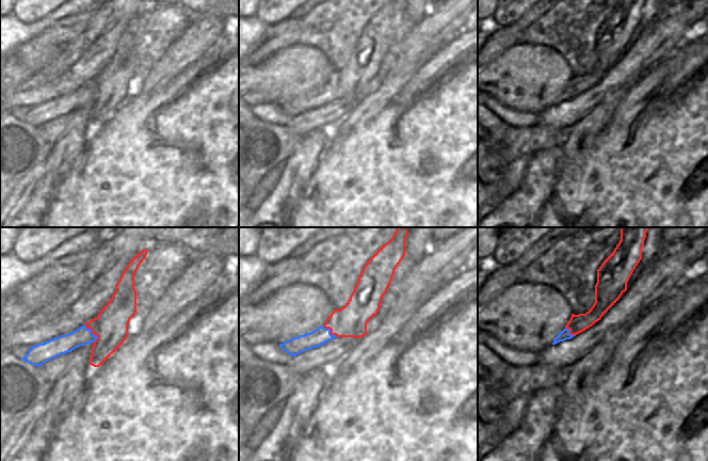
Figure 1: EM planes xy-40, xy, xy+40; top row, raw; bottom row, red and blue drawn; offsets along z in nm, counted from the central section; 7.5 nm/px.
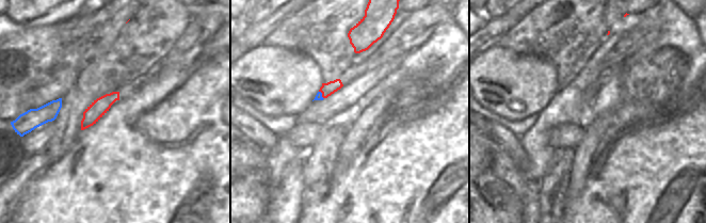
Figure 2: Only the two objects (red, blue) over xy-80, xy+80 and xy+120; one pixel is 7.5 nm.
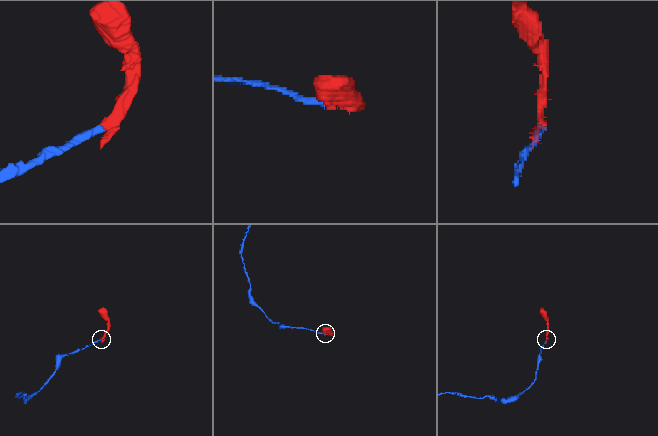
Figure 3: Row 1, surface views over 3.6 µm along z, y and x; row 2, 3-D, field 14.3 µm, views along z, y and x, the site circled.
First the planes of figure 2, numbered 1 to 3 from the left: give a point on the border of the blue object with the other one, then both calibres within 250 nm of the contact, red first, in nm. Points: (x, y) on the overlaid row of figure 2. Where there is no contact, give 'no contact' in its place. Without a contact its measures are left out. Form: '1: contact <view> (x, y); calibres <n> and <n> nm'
1: no contact
2: contact xy+80 (322, 95); calibres 100 and 50 nm
3: no contact

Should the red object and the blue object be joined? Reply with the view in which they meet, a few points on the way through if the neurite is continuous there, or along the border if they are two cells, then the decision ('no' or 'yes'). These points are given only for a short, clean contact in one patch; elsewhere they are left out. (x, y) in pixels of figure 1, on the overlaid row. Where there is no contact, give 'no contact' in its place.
xy-40 | along xy-40 (84, 324), (97, 336), (94, 342) | no

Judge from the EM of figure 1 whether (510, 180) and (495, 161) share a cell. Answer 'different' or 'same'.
different

